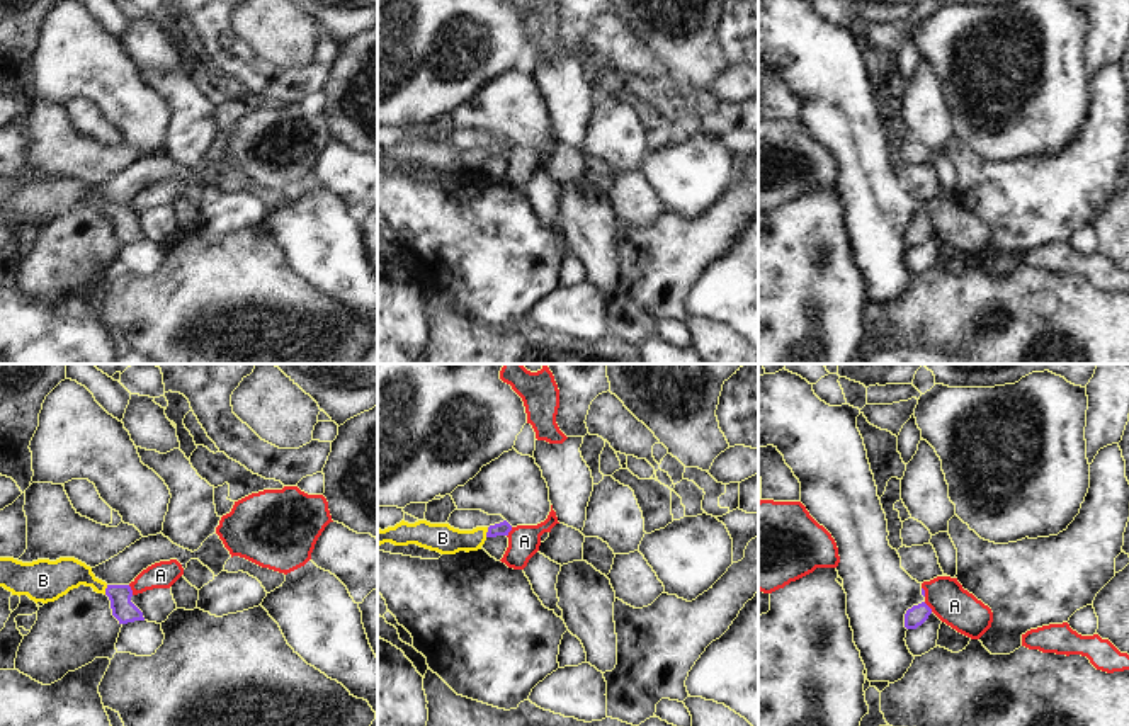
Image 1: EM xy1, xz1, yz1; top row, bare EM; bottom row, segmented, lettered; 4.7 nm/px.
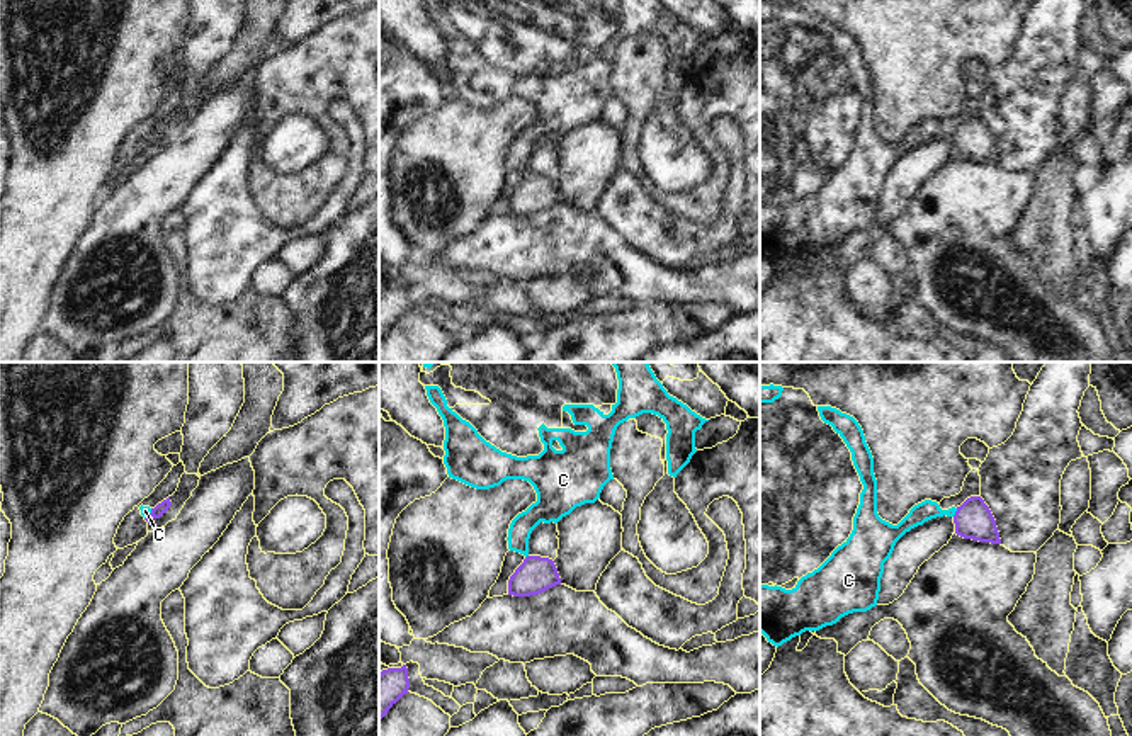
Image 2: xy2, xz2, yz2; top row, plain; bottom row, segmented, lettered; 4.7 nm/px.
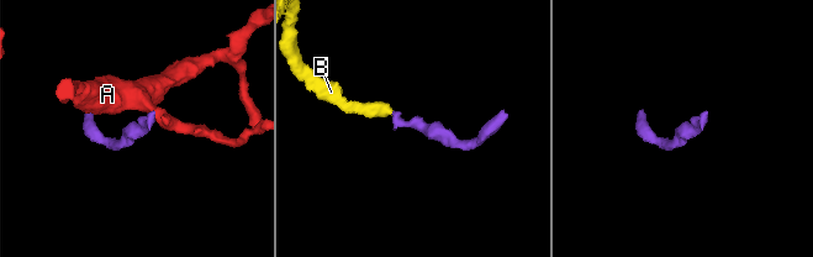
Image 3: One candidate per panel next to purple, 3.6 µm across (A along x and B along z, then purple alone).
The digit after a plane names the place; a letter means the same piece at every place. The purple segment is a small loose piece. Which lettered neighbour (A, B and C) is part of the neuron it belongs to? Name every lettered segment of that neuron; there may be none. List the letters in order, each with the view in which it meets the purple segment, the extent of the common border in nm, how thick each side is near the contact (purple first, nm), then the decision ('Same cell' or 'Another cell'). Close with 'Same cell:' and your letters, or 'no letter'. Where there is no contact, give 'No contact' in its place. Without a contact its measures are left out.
A: Touches purple in xy1. Shared border 50 nm. Thickness 110 nm (purple) against 130 nm. Another cell
B: Touches purple in xy1. Shared border 50 nm. Thickness 110 nm (purple) against 180 nm. Same cell
C: Touches purple in yz2. Shared border 50 nm. Thickness 180 nm (purple) against 90 nm. Another cell
Same cell: B.

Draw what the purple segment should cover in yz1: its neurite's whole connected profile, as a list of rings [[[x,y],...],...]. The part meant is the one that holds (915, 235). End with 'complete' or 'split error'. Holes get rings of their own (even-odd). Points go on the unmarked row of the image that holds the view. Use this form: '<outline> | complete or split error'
[[[925,221],[913,224],[905,233],[905,247],[916,248],[928,238],[930,233],[932,233],[932,228]]] | complete

